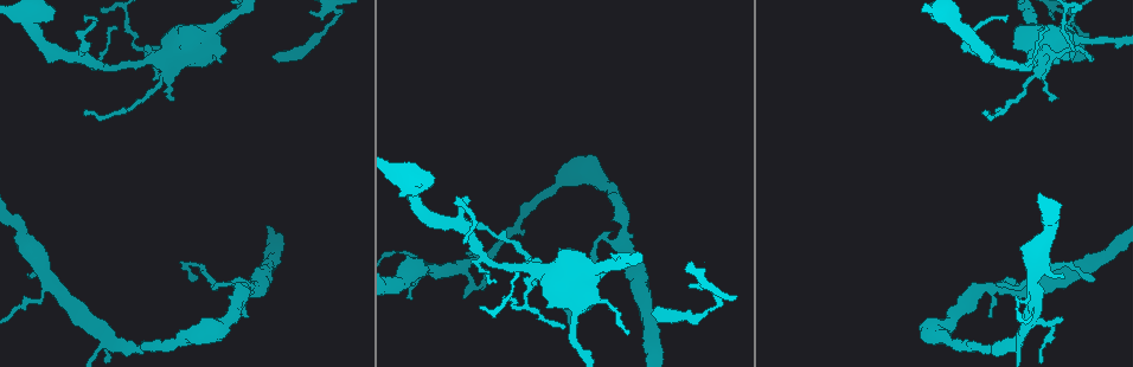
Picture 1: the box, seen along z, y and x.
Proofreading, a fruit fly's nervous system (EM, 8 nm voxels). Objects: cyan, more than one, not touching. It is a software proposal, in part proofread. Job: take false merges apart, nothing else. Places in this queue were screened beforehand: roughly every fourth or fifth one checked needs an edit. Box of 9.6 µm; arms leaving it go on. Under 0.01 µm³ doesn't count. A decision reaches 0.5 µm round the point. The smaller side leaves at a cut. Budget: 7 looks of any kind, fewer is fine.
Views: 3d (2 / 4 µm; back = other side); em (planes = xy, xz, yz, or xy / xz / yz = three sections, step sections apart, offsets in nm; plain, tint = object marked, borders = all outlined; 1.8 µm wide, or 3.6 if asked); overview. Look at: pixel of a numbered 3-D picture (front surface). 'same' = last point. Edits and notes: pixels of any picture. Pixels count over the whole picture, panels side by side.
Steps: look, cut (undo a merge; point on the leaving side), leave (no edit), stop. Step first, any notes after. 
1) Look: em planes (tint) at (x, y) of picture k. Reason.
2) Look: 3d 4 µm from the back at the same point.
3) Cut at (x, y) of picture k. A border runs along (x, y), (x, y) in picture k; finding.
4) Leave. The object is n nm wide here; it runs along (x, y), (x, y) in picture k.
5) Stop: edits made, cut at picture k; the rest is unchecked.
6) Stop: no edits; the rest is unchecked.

Look: 3d 2 µm at (1021, 341) of picture 1. Thick turns thin.

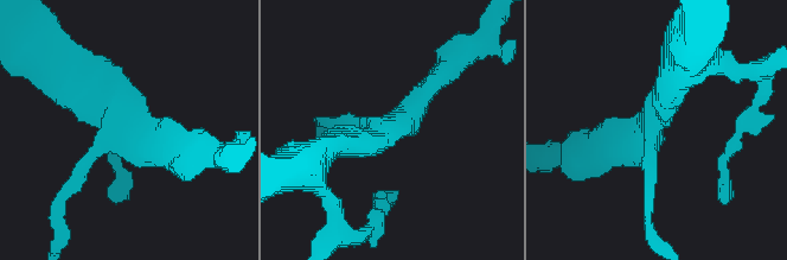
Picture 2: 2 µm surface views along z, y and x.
Look: em xy step 4 (tint) at (134, 132) of picture 2. 3 arms meet here; shape alone is not enough.

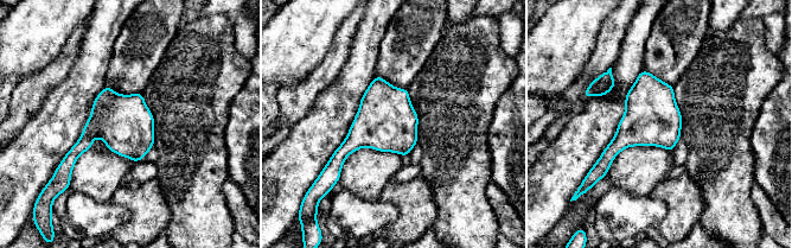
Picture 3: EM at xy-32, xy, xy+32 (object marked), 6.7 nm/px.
Look: em planes (tint) at the same point.

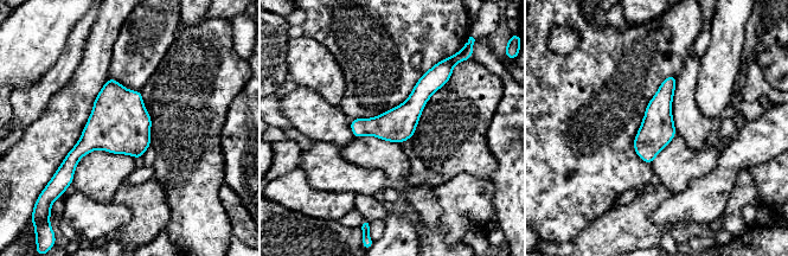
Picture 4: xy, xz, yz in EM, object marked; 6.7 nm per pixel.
Leave. Continuous, no second neuron.

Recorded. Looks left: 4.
Look: 3d 2 µm at (183, 267) of picture 1. Sharp bend.

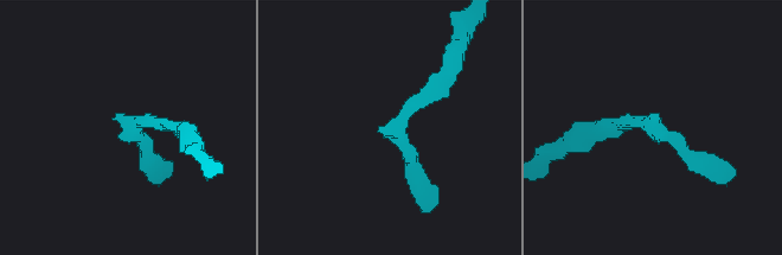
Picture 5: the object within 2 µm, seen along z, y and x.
Look: em xy step 4 (tint) at (129, 130) of picture 5. Shape alone is not enough.

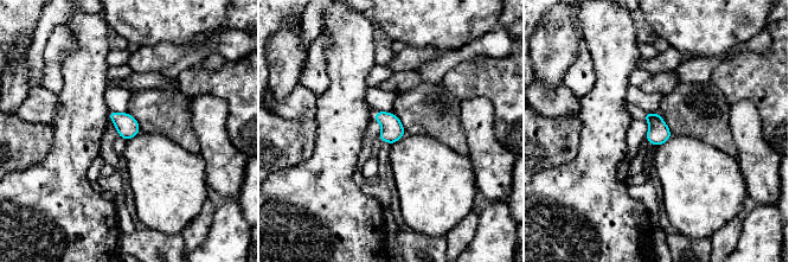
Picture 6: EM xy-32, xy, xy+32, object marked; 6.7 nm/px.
Look: em planes (tint) at the same point. Cut it another way.

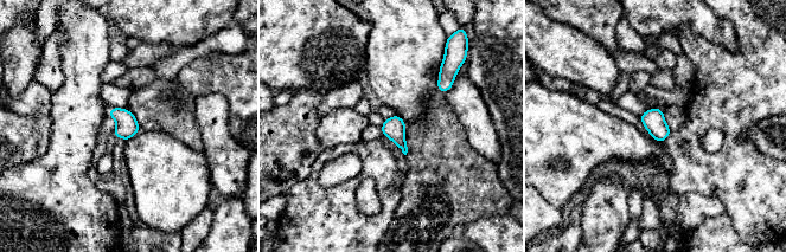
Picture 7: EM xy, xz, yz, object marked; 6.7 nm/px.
Leave. One neuron here.

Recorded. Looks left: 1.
Stop: no edits; the rest is unchecked.

